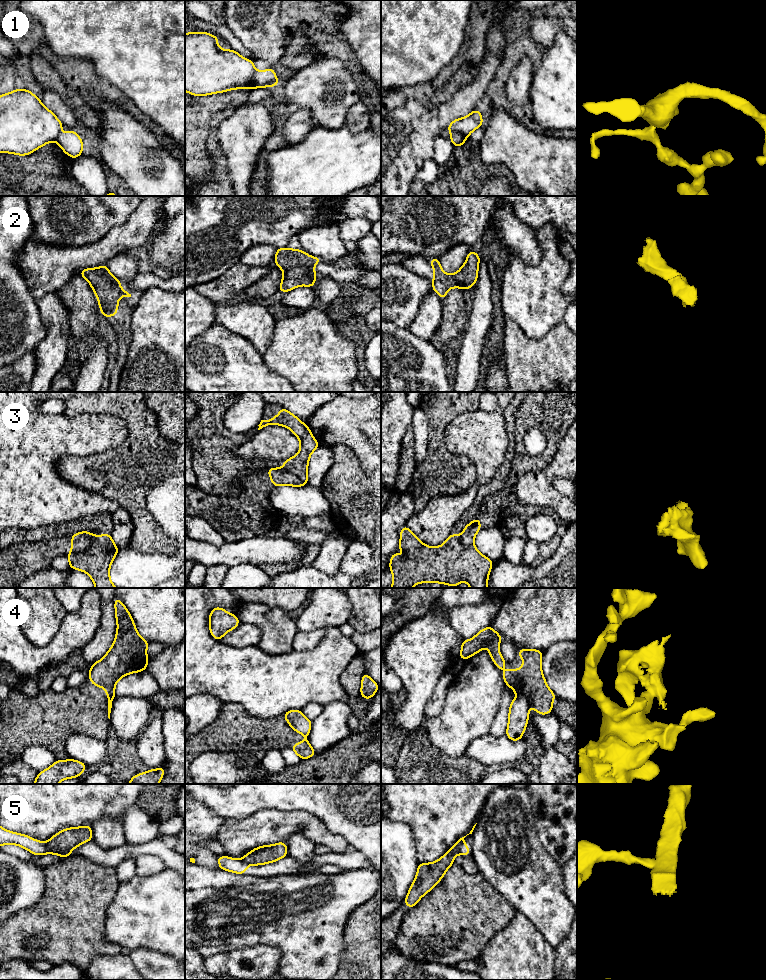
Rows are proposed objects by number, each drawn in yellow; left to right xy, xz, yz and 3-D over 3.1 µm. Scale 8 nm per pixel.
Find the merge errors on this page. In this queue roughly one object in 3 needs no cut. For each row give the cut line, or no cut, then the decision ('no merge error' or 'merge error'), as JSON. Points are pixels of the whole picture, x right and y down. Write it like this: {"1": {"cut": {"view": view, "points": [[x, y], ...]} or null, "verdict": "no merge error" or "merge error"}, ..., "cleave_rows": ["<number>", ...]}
{"1": {"cut": {"view": "xz", "points": [[255, 70], [254, 82], [258, 87]]}, "verdict": "merge error"}, "2": {"cut": null, "verdict": "no merge error"}, "3": {"cut": {"view": "xy", "points": [[95, 536], [86, 548], [70, 552]]}, "verdict": "merge error"}, "4": {"cut": {"view": "yz", "points": [[518, 695], [522, 695], [526, 699], [529, 707]]}, "verdict": "merge error"}, "5": {"cut": {"view": "yz", "points": [[463, 839], [458, 852]]}, "verdict": "merge error"}, "cleave_rows": ["1", "3", "4", "5"]}

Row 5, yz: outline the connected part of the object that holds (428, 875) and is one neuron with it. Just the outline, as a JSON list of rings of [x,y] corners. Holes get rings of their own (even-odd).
[[[476,824],[469,834],[472,834]],[[466,836],[460,838],[438,860],[431,863],[419,863],[415,879],[408,890],[406,898],[403,900],[408,908],[413,908],[425,894],[440,882],[446,871],[454,864],[455,856],[459,853],[460,845]]]

